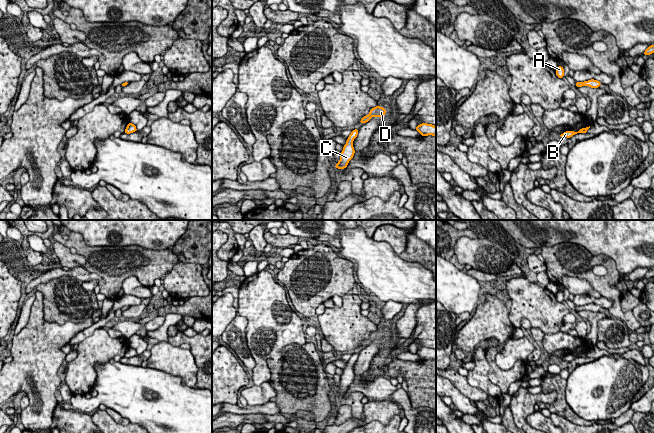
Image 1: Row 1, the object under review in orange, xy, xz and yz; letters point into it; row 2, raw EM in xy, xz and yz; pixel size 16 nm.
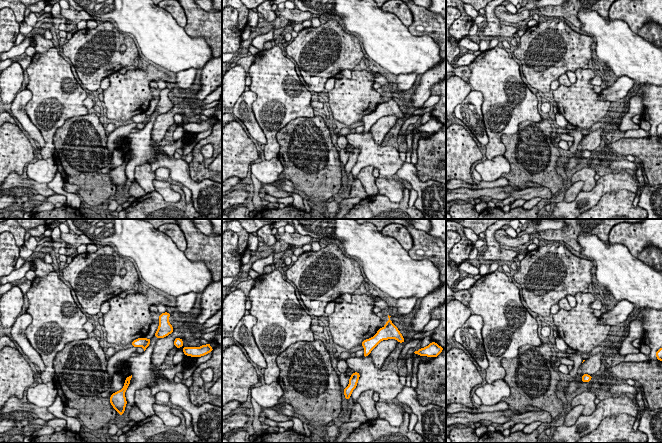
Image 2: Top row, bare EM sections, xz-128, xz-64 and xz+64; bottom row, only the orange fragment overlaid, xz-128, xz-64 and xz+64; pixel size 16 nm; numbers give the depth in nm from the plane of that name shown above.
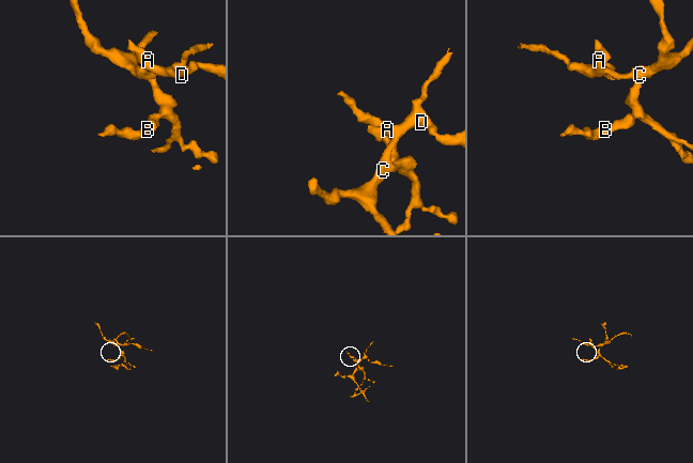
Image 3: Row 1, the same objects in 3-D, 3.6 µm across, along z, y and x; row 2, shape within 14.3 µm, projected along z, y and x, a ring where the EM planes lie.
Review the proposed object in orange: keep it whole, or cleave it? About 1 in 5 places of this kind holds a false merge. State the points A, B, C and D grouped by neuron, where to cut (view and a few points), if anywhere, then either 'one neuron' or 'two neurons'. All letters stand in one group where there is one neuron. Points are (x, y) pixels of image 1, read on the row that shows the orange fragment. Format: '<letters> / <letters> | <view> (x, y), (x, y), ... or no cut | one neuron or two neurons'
A B C D | no cut | one neuron

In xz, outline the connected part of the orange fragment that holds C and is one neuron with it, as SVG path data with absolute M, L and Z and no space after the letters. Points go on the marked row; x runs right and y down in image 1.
M354 129L349 137L347 138L346 144L343 146L343 150L341 151L340 160L334 166L338 169L345 169L349 163L349 161L353 158L355 150L353 147L353 141L357 137L359 129Z

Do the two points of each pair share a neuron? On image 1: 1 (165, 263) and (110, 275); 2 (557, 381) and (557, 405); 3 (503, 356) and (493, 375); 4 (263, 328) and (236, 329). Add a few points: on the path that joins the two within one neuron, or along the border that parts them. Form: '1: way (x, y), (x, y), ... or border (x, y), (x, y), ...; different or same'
1: way (151, 263), (124, 263); same
2: way (559, 387), (560, 399); same
3: border (494, 357), (502, 369), (509, 369), (520, 360); different
4: border (239, 314), (247, 320), (245, 339), (250, 352); different

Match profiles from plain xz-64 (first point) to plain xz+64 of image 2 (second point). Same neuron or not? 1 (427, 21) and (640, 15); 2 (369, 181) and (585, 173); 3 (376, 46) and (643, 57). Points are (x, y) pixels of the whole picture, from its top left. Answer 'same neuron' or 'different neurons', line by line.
1: different neurons
2: same neuron
3: same neuron

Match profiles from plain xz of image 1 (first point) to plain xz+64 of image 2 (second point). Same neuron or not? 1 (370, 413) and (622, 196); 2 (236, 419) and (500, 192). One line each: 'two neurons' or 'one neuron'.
1: two neurons
2: one neuron

